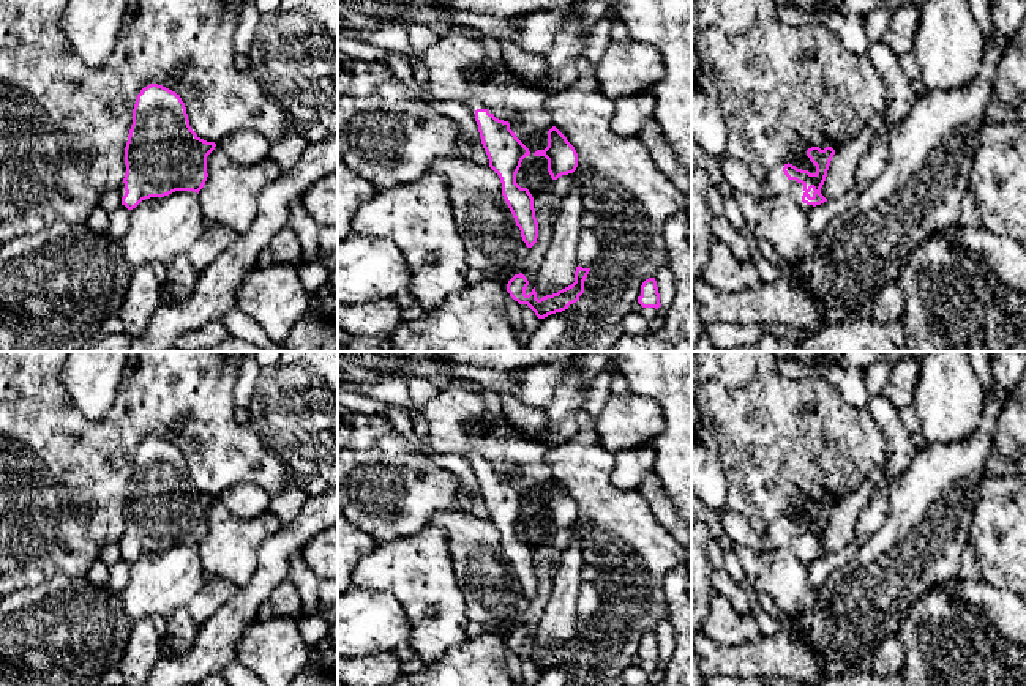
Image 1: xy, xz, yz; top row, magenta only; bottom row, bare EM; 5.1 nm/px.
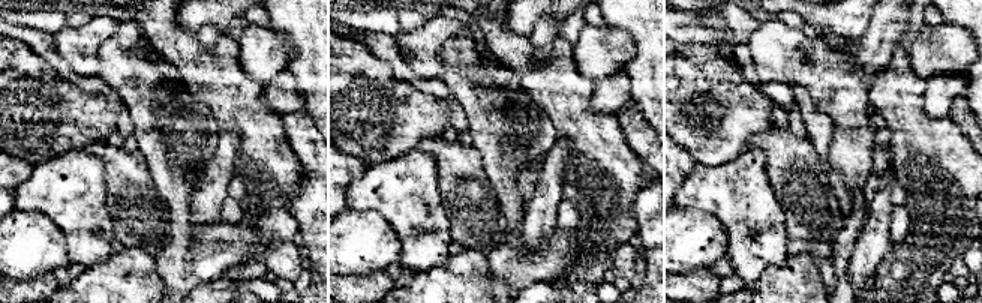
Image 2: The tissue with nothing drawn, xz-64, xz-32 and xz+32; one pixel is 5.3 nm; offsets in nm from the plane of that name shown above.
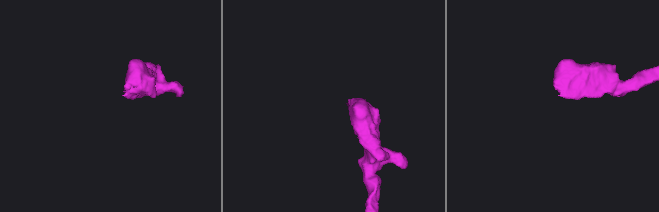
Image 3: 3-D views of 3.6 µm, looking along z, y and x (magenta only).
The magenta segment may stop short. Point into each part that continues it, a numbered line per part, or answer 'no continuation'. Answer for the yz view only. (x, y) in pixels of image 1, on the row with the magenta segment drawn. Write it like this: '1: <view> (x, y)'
1: yz (736, 174)

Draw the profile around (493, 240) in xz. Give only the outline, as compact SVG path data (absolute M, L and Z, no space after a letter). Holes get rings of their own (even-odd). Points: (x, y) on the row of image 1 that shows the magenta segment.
M459 155L436 159L431 172L447 180L469 268L519 274L529 248L502 196L499 175L489 166Z

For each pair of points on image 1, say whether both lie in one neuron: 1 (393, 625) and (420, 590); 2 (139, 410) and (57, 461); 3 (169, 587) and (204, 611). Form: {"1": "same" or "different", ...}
{"1": "different", "2": "same", "3": "different"}

